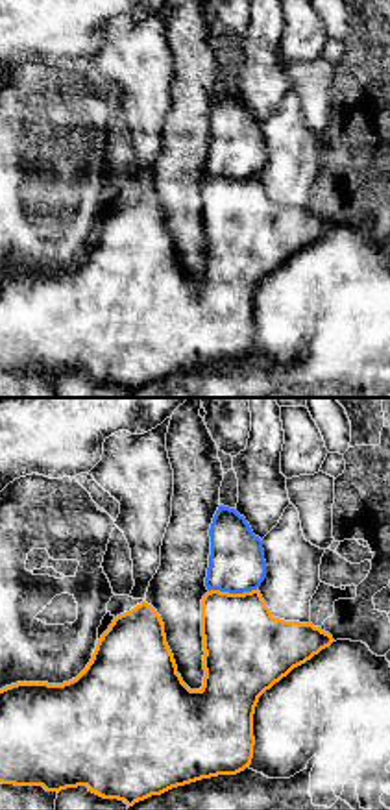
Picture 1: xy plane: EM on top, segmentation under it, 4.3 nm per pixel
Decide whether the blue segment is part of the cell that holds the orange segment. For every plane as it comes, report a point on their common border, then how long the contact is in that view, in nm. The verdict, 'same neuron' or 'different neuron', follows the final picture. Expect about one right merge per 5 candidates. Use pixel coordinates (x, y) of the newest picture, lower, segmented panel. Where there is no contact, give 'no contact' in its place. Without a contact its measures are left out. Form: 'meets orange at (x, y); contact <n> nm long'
meets orange at (231, 594); contact 200 nm long

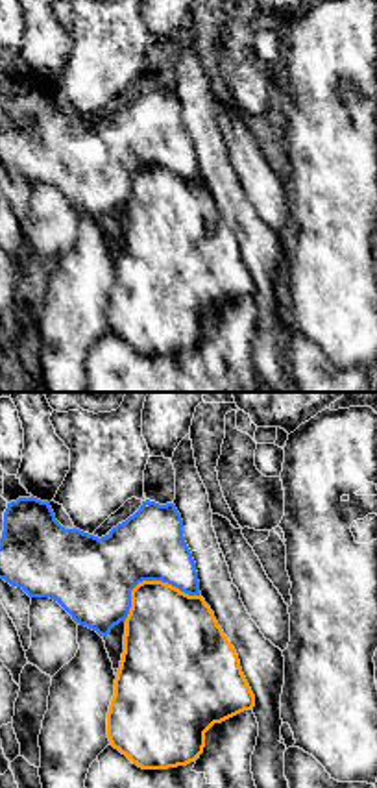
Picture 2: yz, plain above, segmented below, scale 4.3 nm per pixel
meets orange at (150, 581); contact 340 nm long

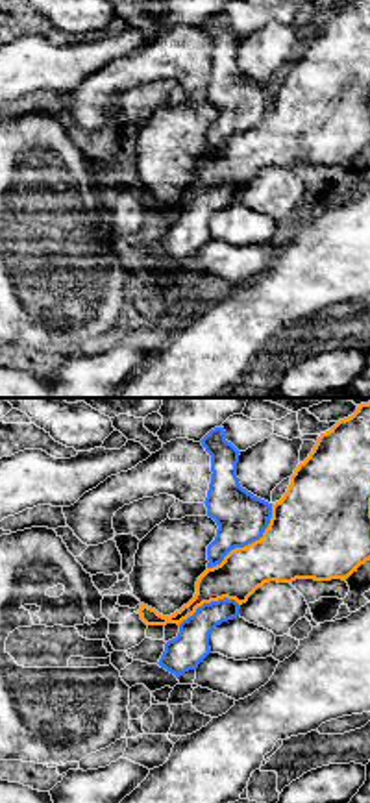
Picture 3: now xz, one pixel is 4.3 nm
meets orange at (252, 543); contact 400 nm long

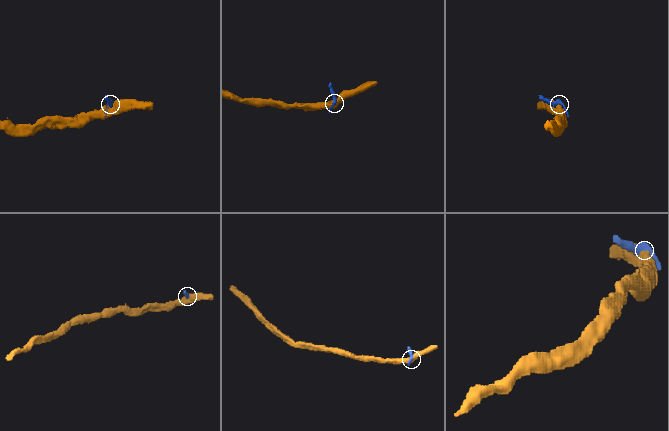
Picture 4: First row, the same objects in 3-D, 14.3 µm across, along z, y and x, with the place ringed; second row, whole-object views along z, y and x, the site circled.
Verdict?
different neuron

